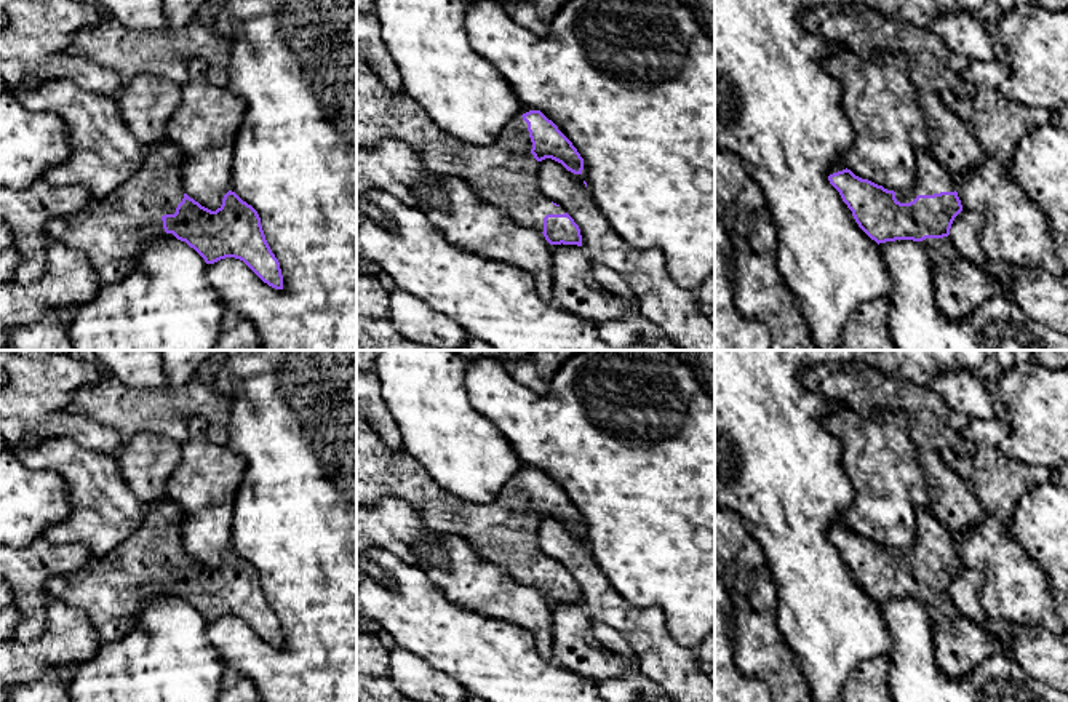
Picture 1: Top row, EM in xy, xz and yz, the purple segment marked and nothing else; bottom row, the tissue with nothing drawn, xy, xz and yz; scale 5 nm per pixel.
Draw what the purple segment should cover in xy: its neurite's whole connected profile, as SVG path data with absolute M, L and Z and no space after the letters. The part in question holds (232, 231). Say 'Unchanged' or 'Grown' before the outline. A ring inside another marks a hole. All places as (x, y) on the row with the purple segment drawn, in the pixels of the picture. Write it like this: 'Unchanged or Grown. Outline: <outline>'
Grown. Outline: M169 141L149 146L141 168L106 198L94 198L74 216L50 219L46 233L64 246L82 251L102 283L120 281L131 273L152 240L176 237L193 248L206 264L235 257L264 283L283 289L280 262L265 240L257 211L232 190L224 195L216 211L190 198L182 185L181 150Z

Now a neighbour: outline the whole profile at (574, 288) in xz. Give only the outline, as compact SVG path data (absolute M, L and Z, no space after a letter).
M552 245L553 304L590 321L622 320L633 304L601 286L592 272L592 259L577 245Z

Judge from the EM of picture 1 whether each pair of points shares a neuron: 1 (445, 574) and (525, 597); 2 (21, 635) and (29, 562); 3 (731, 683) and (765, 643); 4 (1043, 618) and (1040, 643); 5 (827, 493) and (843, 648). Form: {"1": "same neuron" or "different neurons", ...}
{"1": "same neuron", "2": "same neuron", "3": "different neurons", "4": "different neurons", "5": "same neuron"}

